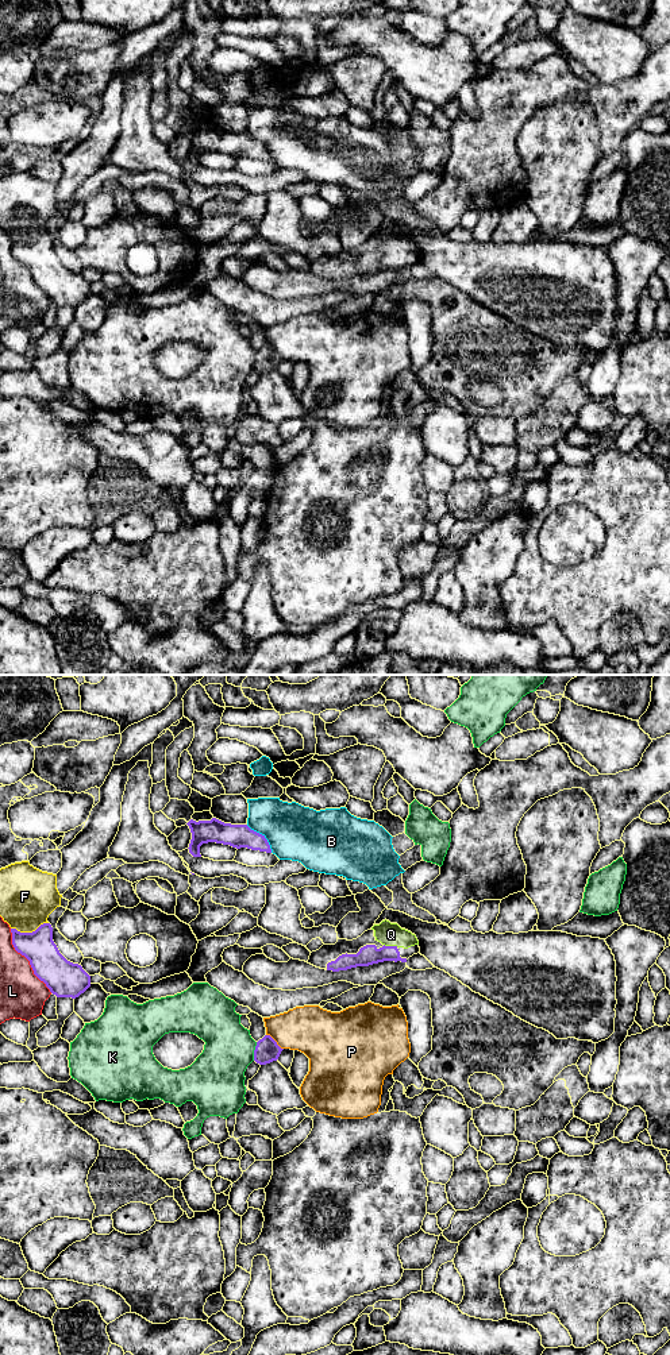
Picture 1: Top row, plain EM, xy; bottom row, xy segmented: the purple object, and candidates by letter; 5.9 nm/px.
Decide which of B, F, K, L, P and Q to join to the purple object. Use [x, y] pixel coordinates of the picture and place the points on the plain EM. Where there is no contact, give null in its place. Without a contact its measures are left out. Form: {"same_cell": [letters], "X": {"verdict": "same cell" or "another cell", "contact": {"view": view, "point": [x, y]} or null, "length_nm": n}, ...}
{"same_cell": ["Q"], "B": {"verdict": "another cell", "contact": {"view": "xy", "point": [262, 145]}, "length_nm": 220}, "F": {"verdict": "another cell", "contact": {"view": "xy", "point": [29, 242]}, "length_nm": 220}, "K": {"verdict": "another cell", "contact": {"view": "xy", "point": [254, 361]}, "length_nm": 110}, "L": {"verdict": "another cell", "contact": {"view": "xy", "point": [27, 267]}, "length_nm": 460}, "P": {"verdict": "another cell", "contact": {"view": "xy", "point": [274, 350]}, "length_nm": 140}, "Q": {"verdict": "same cell", "contact": {"view": "xy", "point": [391, 255]}, "length_nm": 90}}

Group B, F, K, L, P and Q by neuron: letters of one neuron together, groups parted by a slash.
B / F / K / L / P / Q

